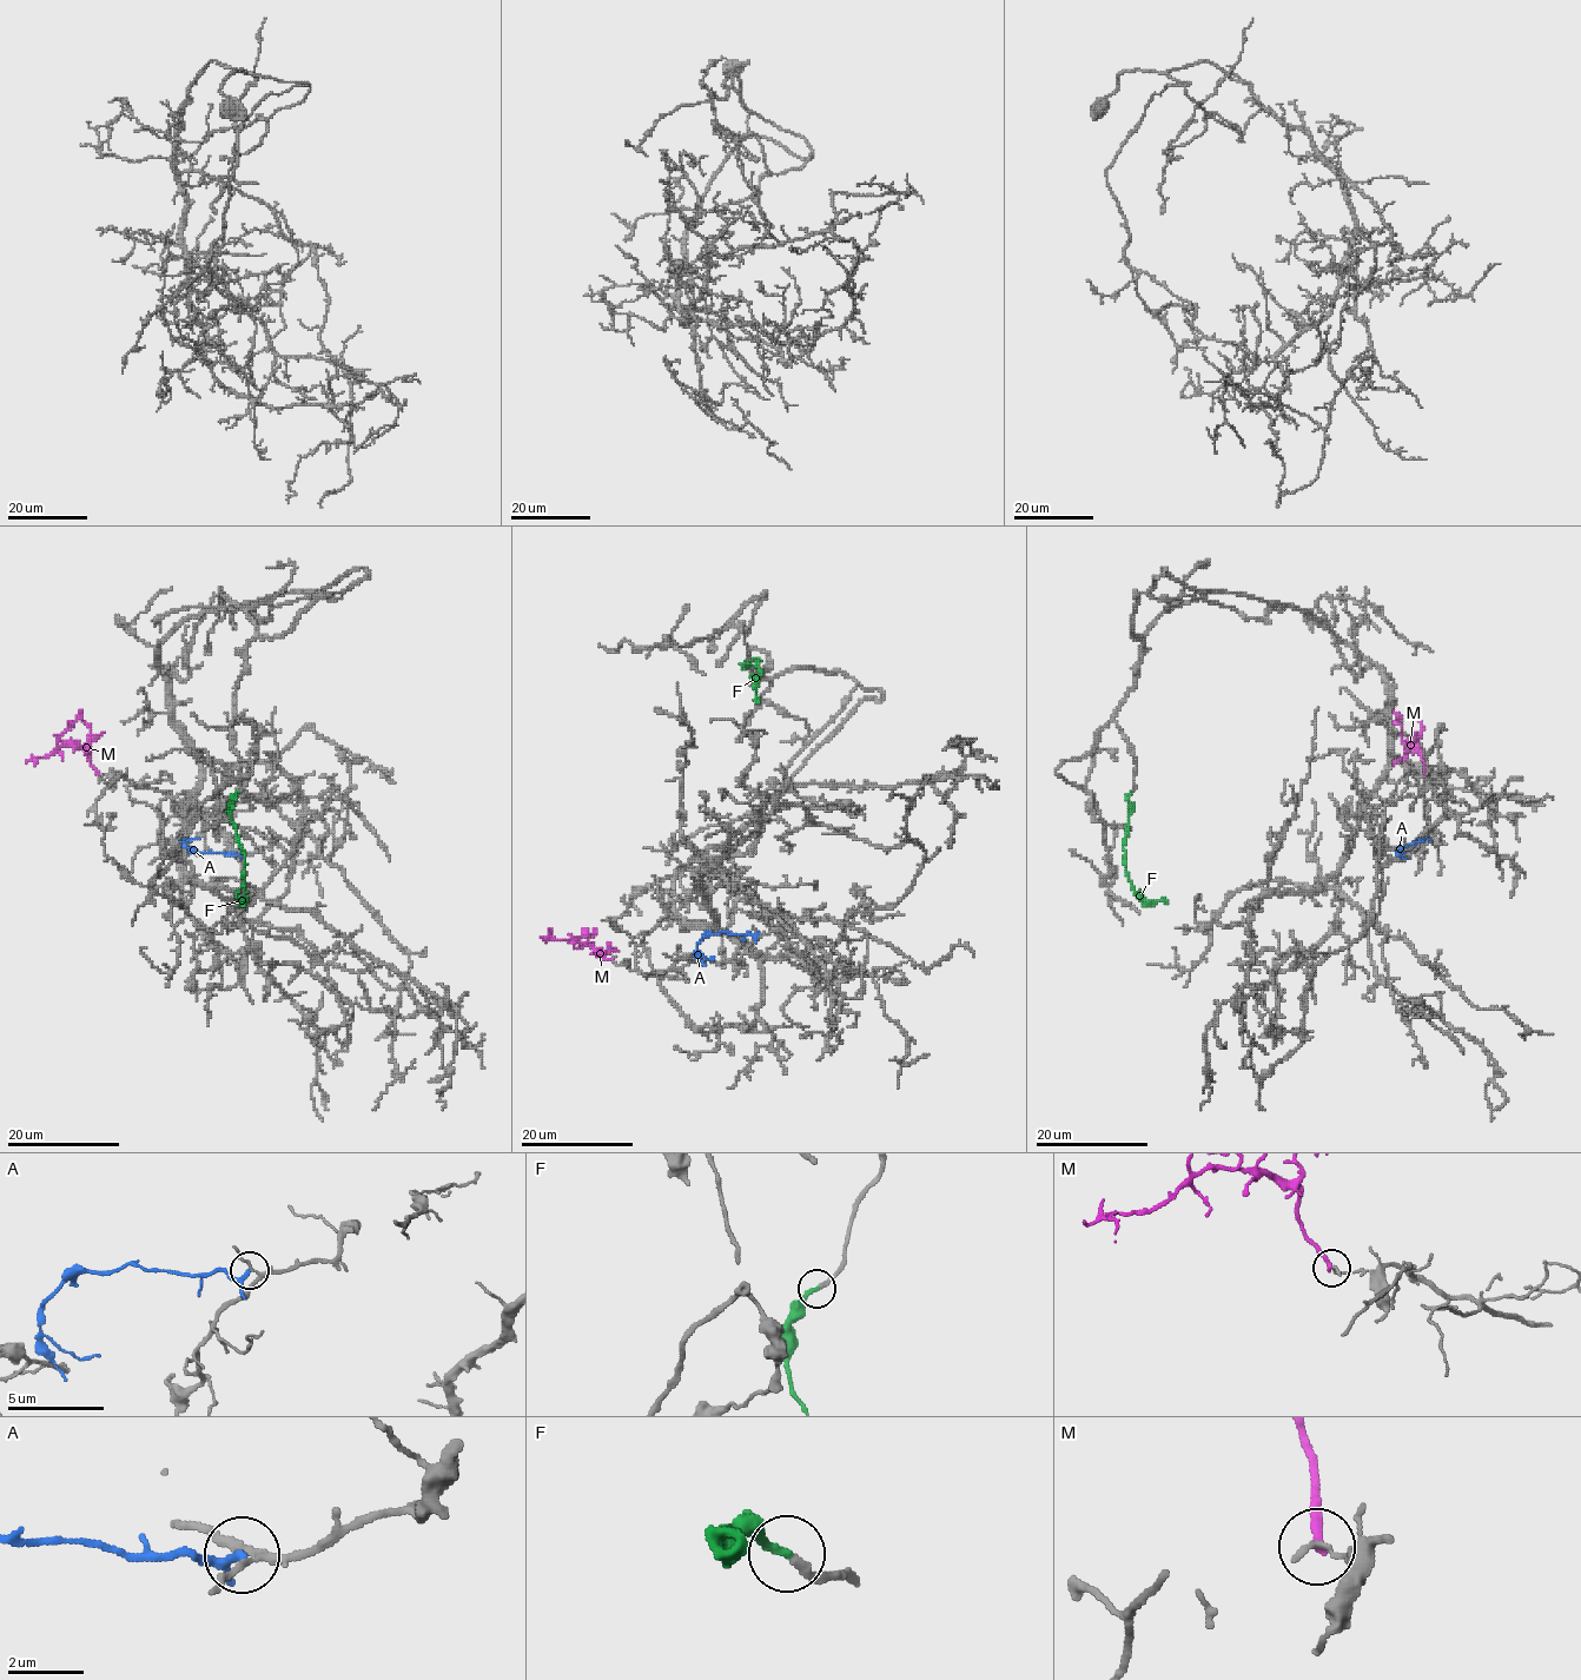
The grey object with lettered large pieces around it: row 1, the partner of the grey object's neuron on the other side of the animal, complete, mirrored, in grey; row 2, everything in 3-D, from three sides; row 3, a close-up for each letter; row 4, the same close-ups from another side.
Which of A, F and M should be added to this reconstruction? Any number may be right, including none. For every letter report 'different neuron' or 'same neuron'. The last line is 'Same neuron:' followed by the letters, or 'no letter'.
A: different neuron
F: same neuron
M: different neuron
Same neuron: F

